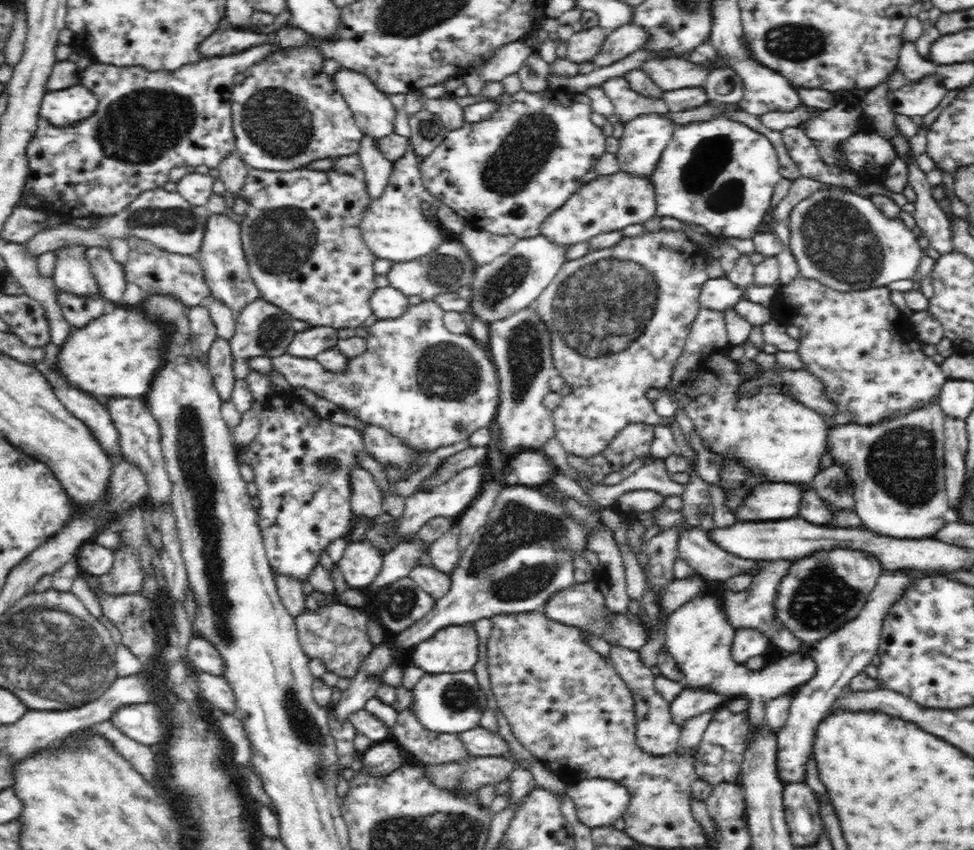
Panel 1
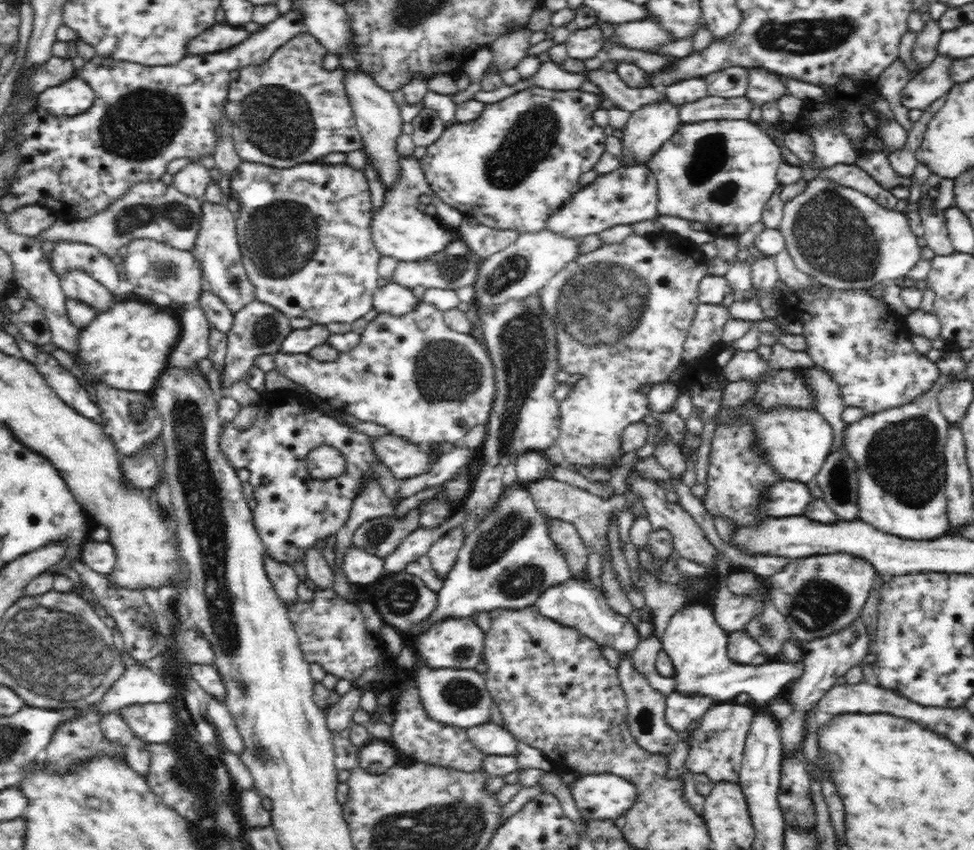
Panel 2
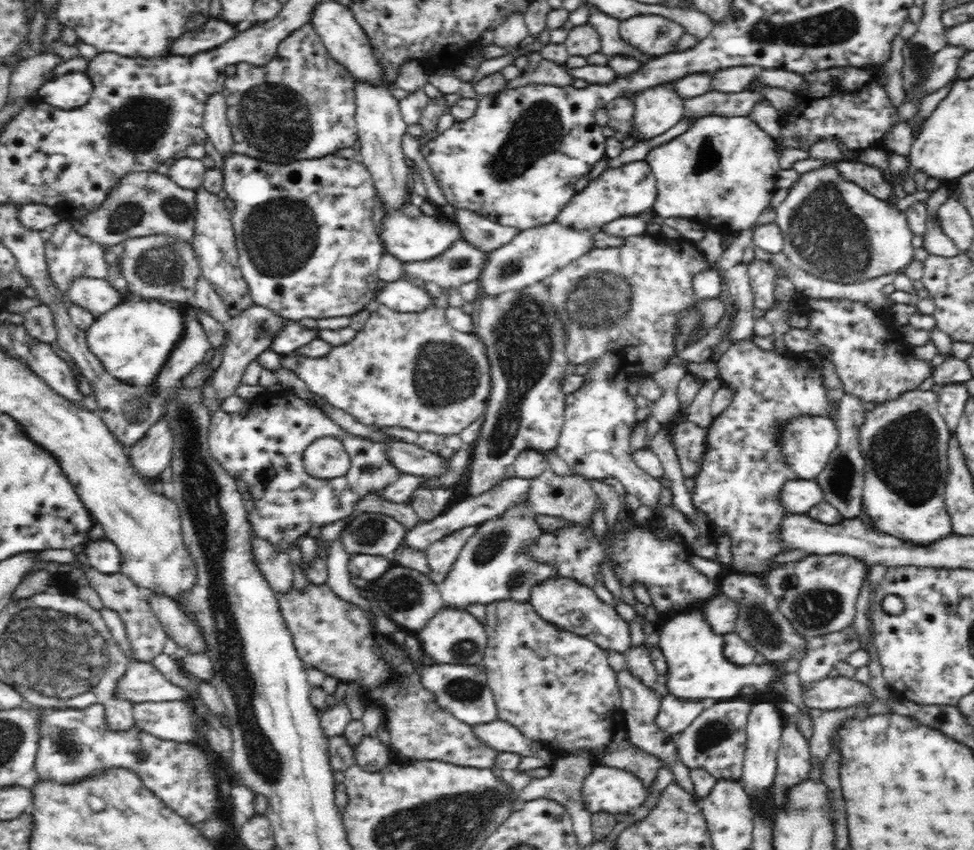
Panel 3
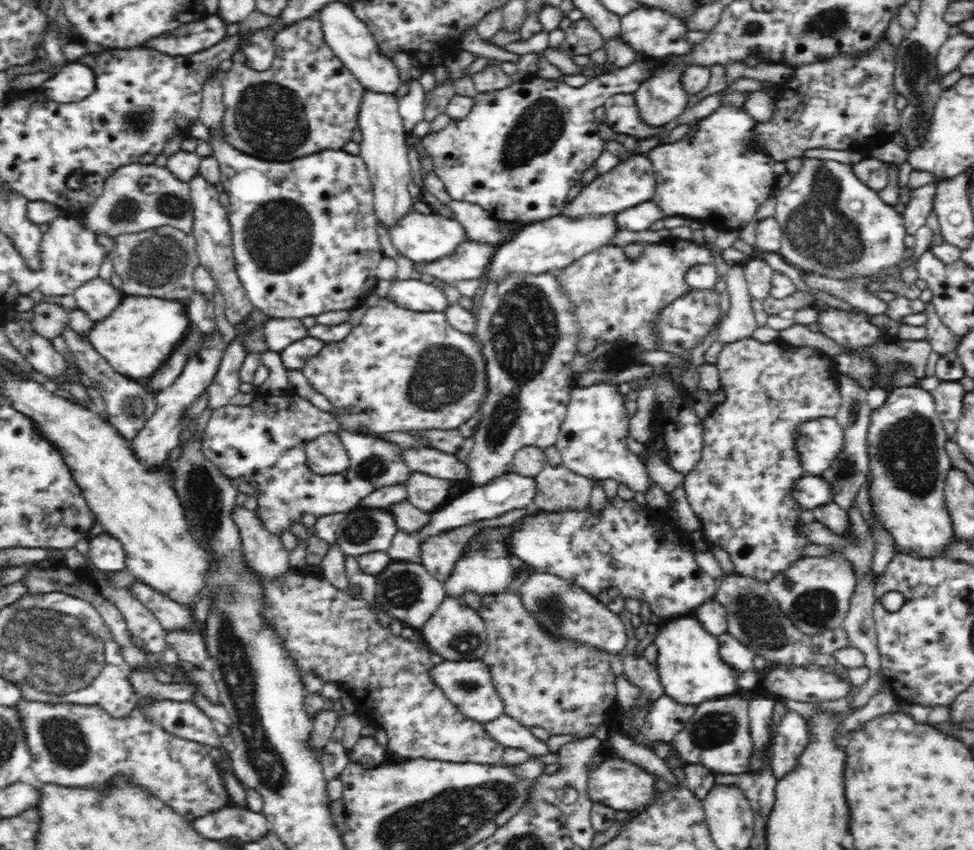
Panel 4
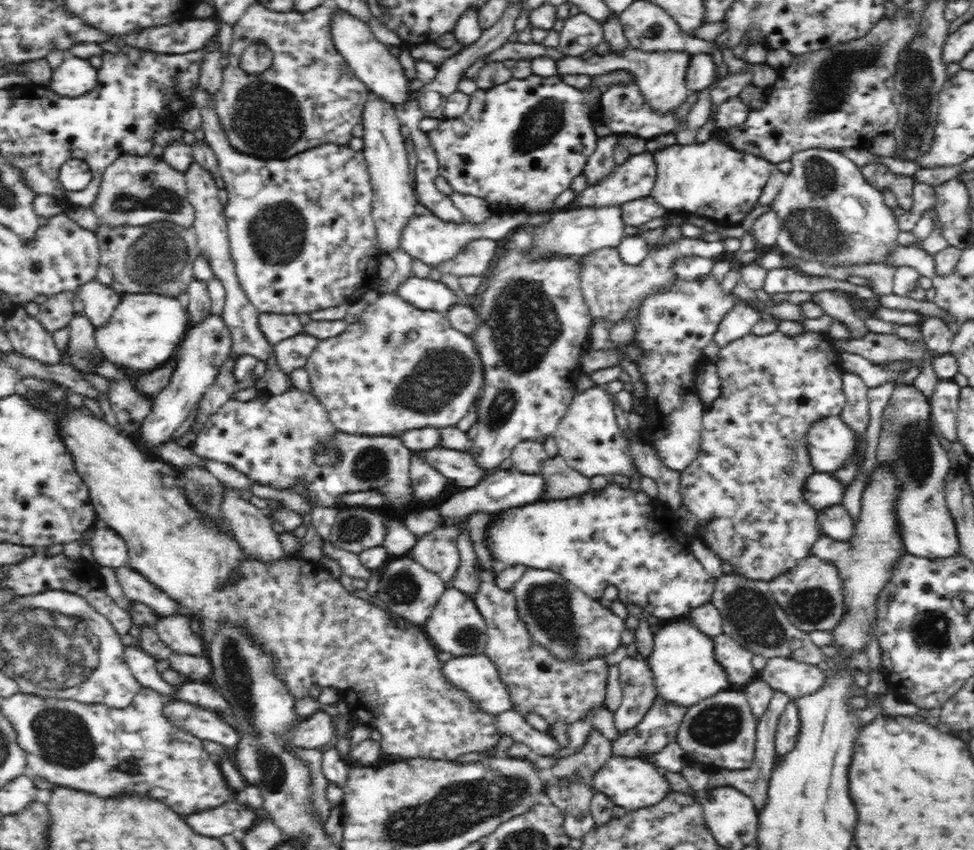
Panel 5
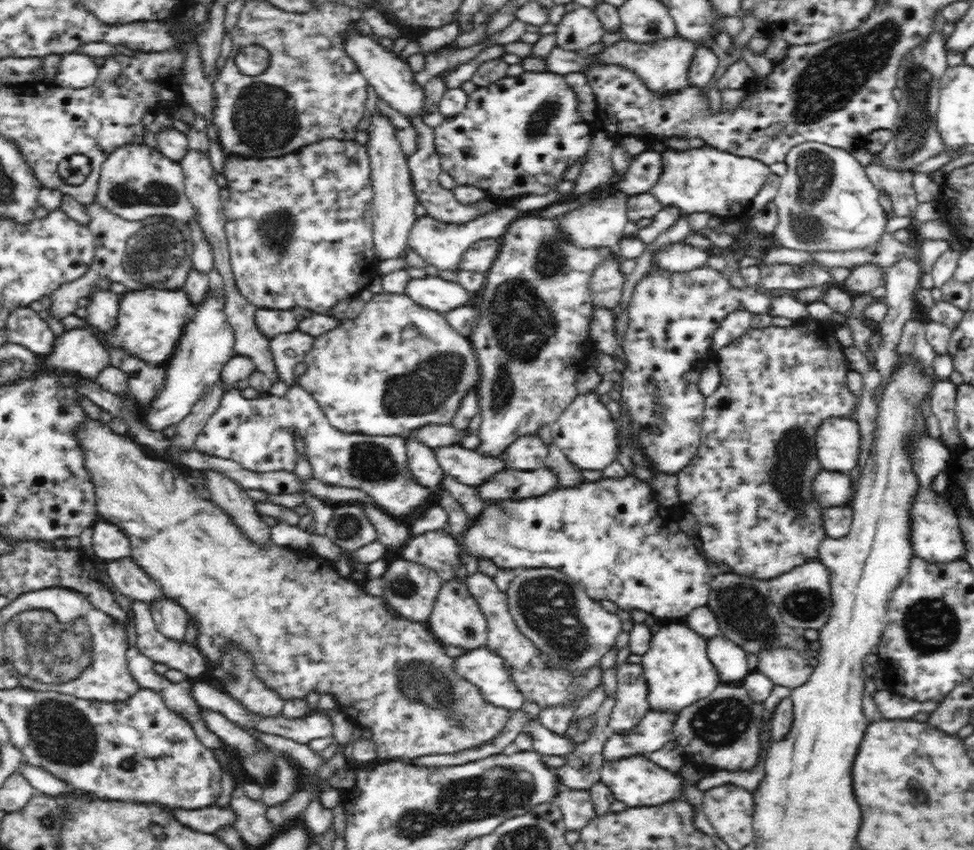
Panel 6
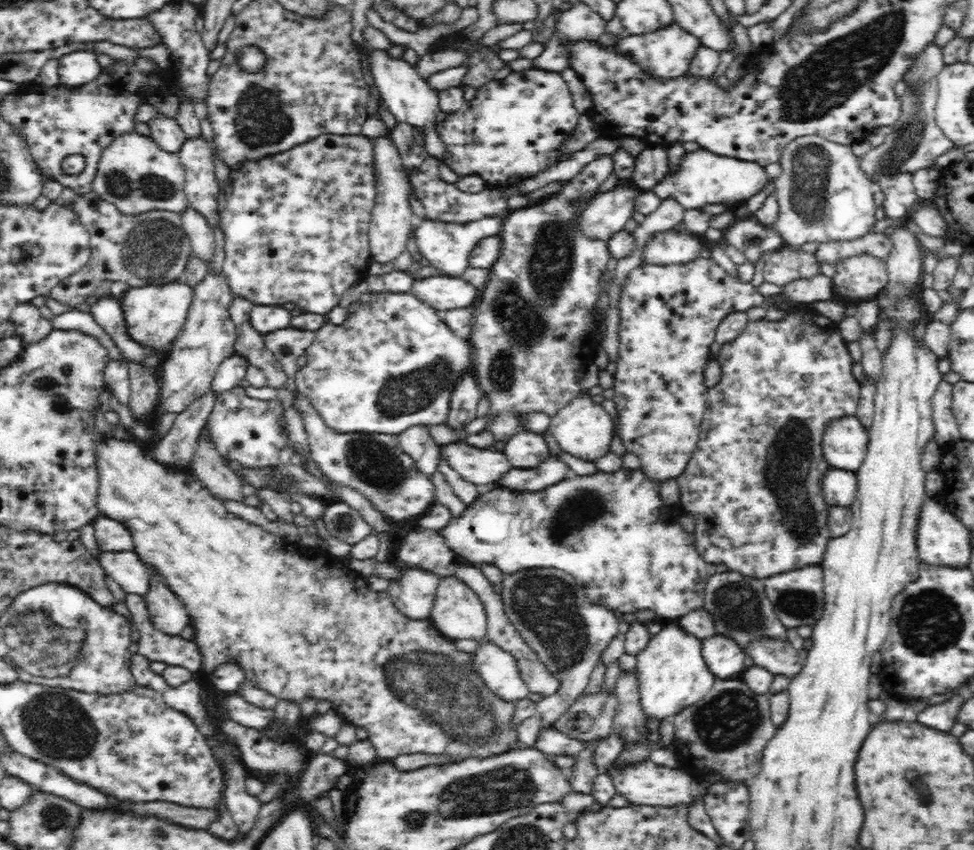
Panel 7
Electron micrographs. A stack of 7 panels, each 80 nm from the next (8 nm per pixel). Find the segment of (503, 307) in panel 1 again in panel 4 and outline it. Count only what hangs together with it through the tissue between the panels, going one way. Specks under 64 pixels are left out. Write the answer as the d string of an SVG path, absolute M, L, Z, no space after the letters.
M560 213L551 216L546 220L528 224L526 228L516 232L516 236L511 236L500 244L486 276L489 278L490 285L493 285L502 274L507 272L542 273L564 269L585 254L614 244L618 231L616 213L587 214L579 217L569 217Z

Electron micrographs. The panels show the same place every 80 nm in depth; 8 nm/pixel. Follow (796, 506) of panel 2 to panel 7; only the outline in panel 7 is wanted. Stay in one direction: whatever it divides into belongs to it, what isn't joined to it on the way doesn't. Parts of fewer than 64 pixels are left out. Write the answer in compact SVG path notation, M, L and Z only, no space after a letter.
M833 468L826 474L822 489L830 506L851 507L858 491L857 474L854 471Z

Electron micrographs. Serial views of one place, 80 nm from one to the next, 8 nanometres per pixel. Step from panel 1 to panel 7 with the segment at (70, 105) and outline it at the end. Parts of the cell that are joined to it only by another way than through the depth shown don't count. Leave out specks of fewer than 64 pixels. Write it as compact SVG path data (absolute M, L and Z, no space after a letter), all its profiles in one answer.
M91 51L70 52L70 54L60 56L57 60L60 61L58 65L58 74L61 86L79 87L80 85L88 84L96 80L103 70L103 66L100 66L97 60L97 54Z

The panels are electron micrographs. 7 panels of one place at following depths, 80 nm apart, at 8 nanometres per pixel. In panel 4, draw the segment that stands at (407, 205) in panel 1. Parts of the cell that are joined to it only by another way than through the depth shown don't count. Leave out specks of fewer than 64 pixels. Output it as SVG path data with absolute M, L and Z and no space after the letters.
M416 210L406 214L405 218L390 232L391 244L415 264L434 263L444 256L457 251L462 242L469 240L466 229L455 218L449 219L440 215L422 215Z

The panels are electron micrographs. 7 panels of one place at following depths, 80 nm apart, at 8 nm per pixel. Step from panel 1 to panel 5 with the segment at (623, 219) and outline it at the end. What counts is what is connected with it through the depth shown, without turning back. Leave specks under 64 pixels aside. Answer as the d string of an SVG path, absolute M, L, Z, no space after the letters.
M648 150L643 153L631 155L626 162L614 166L612 174L609 174L598 184L586 187L581 193L577 194L575 200L568 206L568 208L576 209L578 207L594 205L613 205L614 203L624 204L629 200L635 198L645 197L651 194L654 183L657 178L656 159L653 153Z

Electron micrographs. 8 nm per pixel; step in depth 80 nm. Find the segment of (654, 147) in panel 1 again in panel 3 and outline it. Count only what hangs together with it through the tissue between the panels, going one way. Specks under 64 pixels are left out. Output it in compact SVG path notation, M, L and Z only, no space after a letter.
M672 83L642 90L634 100L634 128L628 137L638 144L666 134L682 120L684 102Z

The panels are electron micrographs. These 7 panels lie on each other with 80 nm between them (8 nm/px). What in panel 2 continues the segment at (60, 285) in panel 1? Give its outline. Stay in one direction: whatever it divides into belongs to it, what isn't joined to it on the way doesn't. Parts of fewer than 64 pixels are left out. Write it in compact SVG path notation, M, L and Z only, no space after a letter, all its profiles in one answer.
M70 270L67 274L58 275L62 290L67 298L80 300L86 304L90 304L95 310L106 311L114 303L113 293L108 291L104 285L100 284L94 277L82 270Z

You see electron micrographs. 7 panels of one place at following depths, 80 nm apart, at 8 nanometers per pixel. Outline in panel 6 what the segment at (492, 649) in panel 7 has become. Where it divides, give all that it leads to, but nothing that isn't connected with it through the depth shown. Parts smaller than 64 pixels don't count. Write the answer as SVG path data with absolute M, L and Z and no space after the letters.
M488 645L470 649L456 658L458 675L476 683L486 697L500 707L510 710L521 708L525 701L524 693L514 681L513 672L502 655Z

